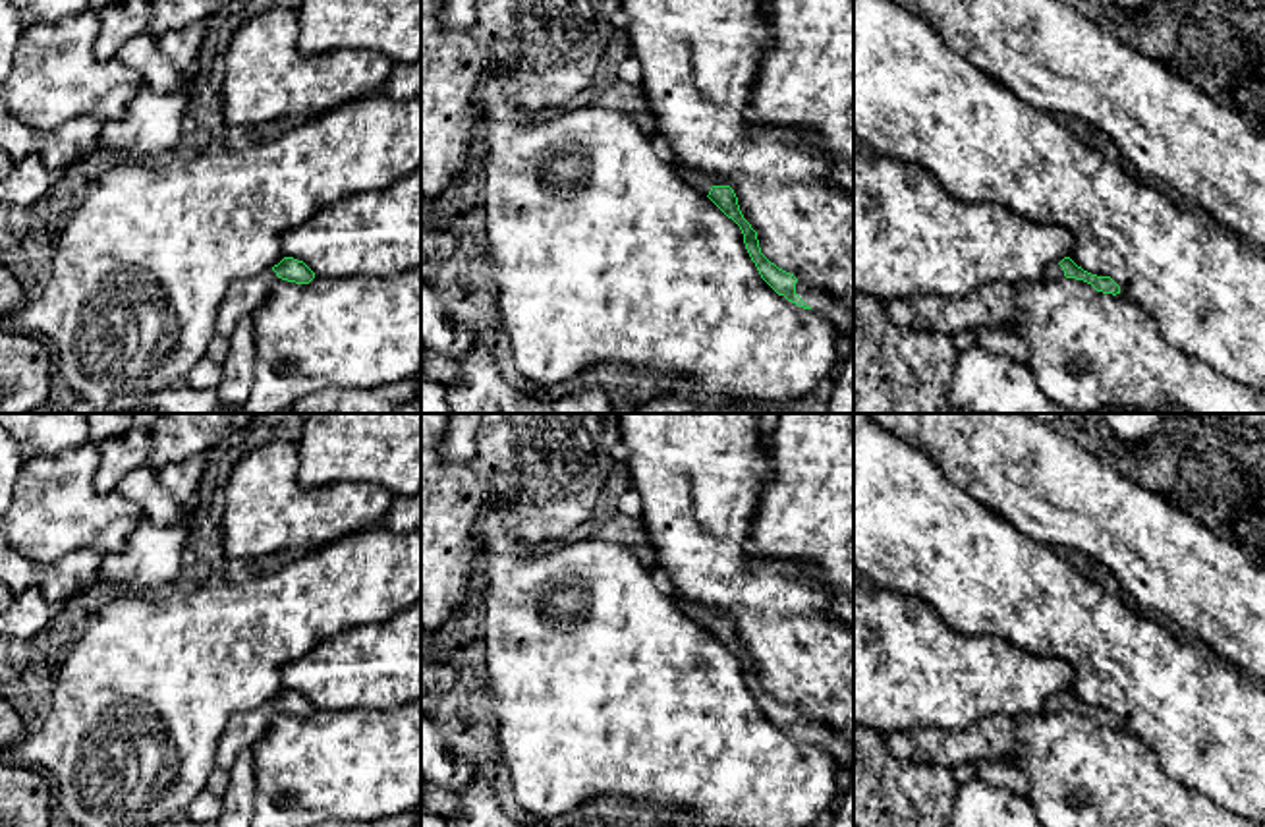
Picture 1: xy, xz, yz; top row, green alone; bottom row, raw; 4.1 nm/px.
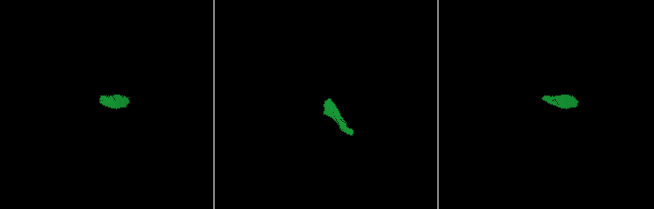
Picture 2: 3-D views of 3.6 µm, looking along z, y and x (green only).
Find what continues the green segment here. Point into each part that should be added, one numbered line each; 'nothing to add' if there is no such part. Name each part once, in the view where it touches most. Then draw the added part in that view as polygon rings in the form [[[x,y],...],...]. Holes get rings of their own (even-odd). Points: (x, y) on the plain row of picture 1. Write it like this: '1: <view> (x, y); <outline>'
1: xz (831, 741); [[[801,713],[796,715],[796,727],[813,744],[817,744],[827,754],[830,754],[838,767],[850,765],[852,748],[850,748],[848,738],[842,732],[838,732],[838,730],[834,730],[819,721],[813,721]]]
2: yz (1053, 706); [[[1054,696],[1045,701],[1045,707],[1041,713],[1058,715],[1062,711],[1066,711],[1062,699],[1058,696]]]

